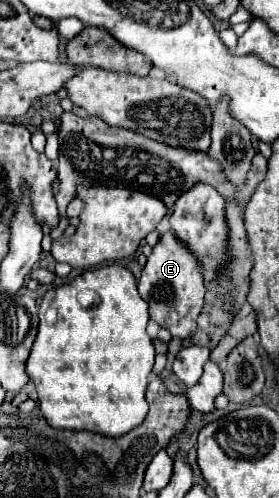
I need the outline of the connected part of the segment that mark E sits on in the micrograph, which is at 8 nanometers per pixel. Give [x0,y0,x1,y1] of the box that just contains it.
[139,231,205,337]

